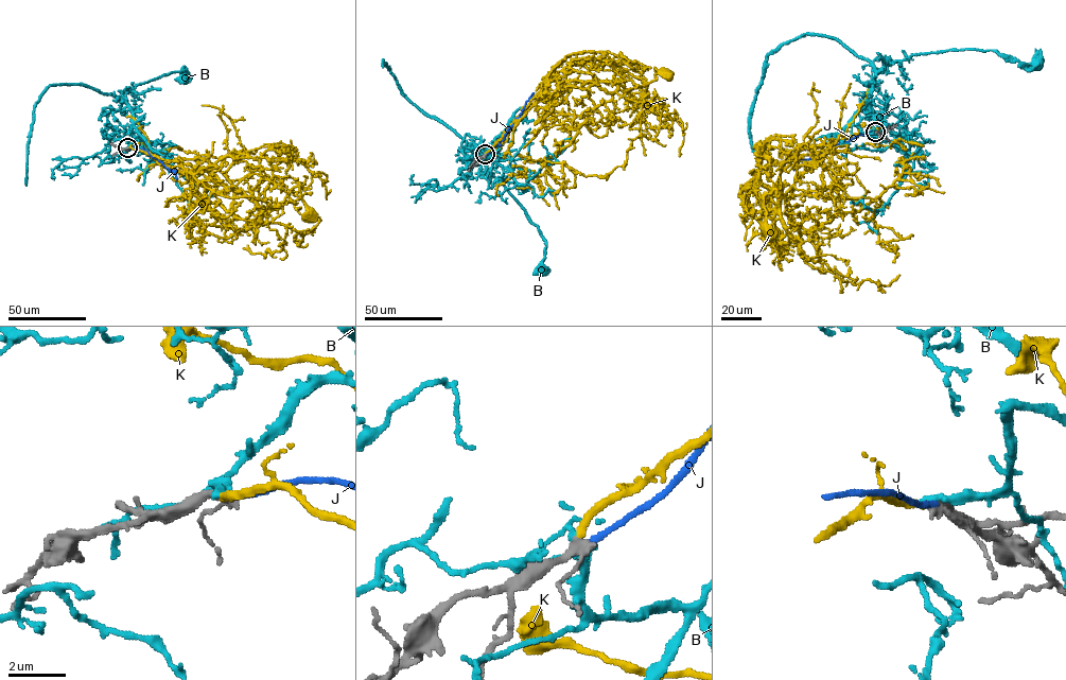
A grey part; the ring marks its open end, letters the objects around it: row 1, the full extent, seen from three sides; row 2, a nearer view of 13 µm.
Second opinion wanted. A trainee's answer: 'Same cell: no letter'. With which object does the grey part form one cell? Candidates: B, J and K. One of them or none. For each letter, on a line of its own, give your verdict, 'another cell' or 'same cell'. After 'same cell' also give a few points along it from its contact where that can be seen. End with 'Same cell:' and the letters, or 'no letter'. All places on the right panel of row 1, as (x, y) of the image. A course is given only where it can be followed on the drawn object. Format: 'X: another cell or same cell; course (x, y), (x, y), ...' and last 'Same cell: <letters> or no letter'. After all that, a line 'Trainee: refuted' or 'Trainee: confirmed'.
B: another cell
J: another cell
K: same cell; course (875, 132), (793, 153), (781, 170), (779, 199), (789, 227), (785, 197), (775, 190), (765, 195), (771, 233)
Same cell: K
Trainee: refuted

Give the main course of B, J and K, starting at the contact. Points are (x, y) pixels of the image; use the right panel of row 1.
B: (875, 132), (914, 135), (895, 135), (868, 103), (890, 62), (964, 49), (1036, 63)
J: (876, 132), (867, 132), (813, 157), (801, 159), (793, 170)
K: (875, 132), (793, 153), (781, 170), (779, 199), (789, 227), (785, 197), (775, 190), (765, 195), (771, 233)

